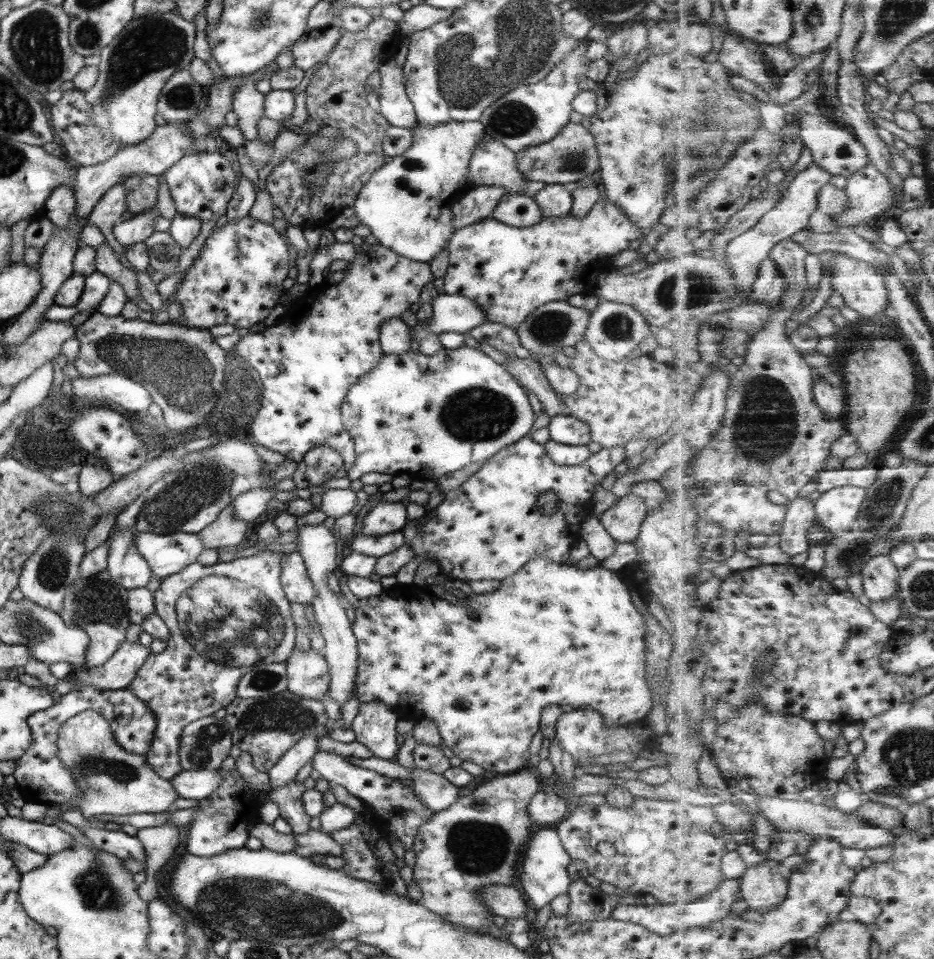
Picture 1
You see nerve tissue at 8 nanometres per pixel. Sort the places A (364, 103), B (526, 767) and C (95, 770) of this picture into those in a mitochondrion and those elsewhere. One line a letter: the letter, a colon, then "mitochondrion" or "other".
A: other
B: other
C: mitochondrion

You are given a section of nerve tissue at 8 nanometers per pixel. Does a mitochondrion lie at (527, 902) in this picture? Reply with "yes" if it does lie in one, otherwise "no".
no

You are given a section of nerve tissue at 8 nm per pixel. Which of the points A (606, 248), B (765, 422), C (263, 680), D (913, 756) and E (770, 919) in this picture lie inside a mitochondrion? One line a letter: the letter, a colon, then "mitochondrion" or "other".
A: other
B: mitochondrion
C: mitochondrion
D: mitochondrion
E: other

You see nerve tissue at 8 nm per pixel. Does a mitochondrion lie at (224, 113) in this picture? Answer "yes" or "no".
no

